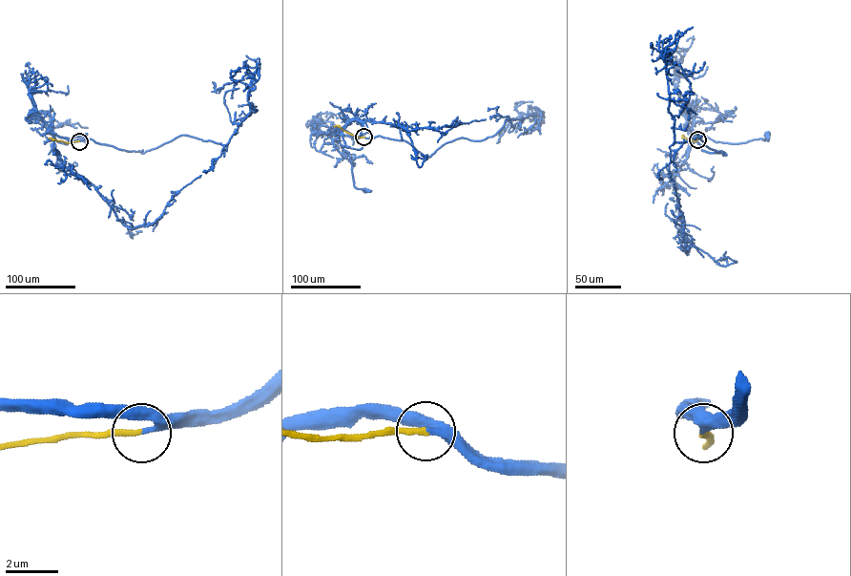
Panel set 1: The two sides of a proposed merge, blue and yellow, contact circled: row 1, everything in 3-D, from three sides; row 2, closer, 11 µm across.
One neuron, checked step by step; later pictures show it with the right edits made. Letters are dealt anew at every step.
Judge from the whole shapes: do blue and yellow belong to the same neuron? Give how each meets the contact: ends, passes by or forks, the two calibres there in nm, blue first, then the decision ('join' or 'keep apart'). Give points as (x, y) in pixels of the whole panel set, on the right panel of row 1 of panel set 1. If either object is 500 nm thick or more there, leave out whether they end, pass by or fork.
blue passes by | yellow ends | 200/200 nm | join

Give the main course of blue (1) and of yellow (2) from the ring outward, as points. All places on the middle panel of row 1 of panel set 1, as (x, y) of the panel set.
1: (363, 137), (371, 134), (357, 138), (340, 135), (339, 141), (349, 153), (354, 185), (365, 190)
2: (363, 137), (334, 126)

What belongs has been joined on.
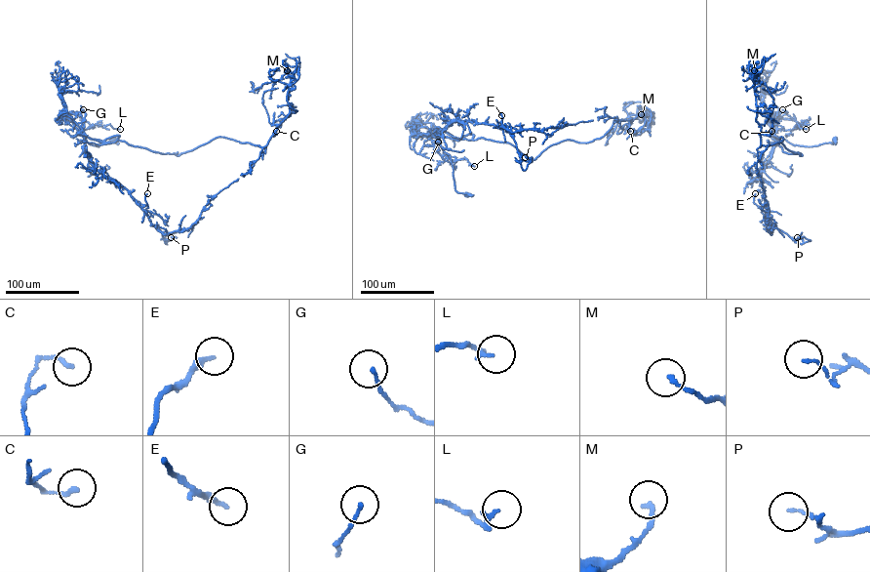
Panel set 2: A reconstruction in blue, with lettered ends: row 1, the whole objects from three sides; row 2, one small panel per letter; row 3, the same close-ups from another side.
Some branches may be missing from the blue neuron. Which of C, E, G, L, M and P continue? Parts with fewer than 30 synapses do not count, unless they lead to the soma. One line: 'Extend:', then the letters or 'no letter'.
Extend: no letter

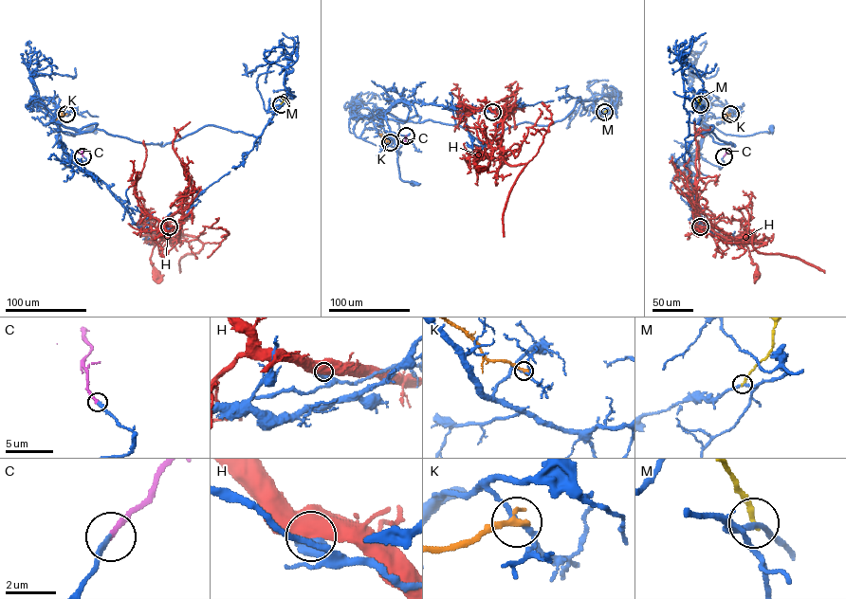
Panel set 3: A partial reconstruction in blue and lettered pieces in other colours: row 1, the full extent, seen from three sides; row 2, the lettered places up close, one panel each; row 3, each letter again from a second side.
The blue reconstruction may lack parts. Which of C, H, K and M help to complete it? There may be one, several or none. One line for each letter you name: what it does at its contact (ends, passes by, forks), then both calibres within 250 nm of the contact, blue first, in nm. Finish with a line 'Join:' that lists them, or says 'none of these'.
C: it ends | 240/240 nm
Join: C

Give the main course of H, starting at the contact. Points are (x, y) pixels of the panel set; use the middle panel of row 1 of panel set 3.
H: (492, 112), (502, 122), (503, 158), (509, 165), (526, 164), (507, 199), (503, 217), (504, 236)

